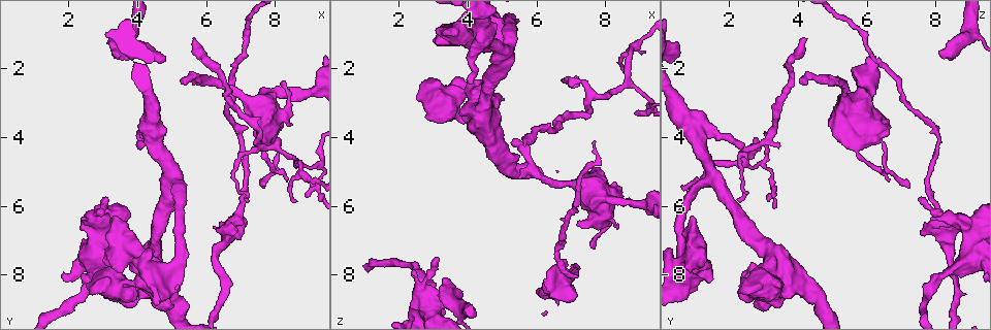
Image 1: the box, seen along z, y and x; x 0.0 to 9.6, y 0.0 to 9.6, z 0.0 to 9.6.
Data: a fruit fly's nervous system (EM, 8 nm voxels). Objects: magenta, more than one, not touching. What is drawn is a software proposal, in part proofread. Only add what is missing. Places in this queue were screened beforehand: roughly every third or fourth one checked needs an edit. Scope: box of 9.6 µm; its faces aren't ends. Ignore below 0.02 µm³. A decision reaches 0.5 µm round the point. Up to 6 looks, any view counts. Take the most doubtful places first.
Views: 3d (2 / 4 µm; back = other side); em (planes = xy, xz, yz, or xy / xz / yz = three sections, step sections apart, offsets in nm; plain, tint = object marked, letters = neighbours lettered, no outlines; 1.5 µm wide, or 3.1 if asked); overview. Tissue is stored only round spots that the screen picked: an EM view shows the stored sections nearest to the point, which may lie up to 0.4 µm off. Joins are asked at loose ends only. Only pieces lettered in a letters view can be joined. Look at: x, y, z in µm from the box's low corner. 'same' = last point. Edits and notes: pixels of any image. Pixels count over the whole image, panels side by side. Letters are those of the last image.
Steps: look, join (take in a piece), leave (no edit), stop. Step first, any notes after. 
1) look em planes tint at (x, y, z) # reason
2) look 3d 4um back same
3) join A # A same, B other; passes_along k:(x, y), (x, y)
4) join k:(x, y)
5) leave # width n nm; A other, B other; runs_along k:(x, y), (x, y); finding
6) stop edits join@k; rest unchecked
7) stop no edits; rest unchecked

look 3d 4um at (5.25, 2.35, 4.15) # long arm stops here

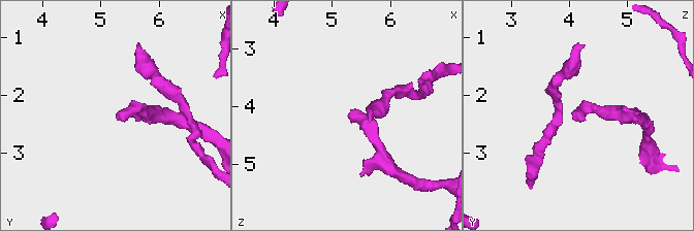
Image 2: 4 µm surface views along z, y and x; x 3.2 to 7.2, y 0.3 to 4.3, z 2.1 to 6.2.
look em planes letters at (5.25, 2.45, 4.20) # need the tissue

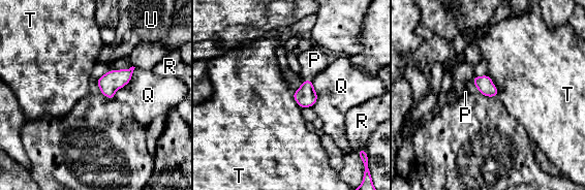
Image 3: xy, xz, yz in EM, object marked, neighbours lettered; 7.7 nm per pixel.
join P # P same, Q other, R other, T other, U other; passes_along 3:(305, 96), (307, 80), (314, 60); it goes on there

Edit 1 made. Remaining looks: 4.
look overview # see it whole again

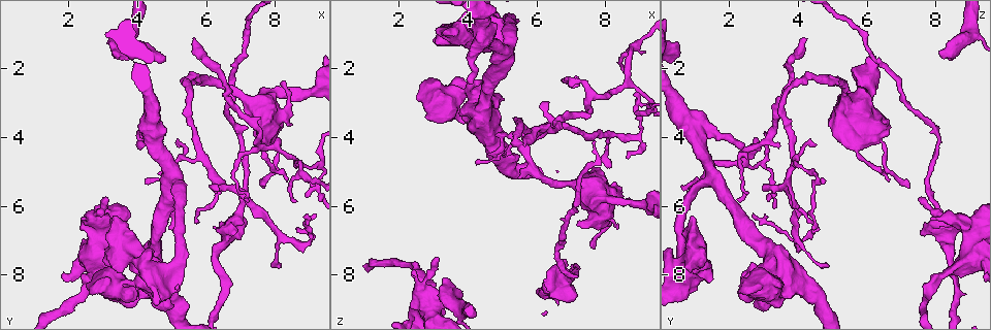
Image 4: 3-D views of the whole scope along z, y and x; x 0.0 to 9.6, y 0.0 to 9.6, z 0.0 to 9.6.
look em planes letters at (6.80, 6.85, 7.55) # branch stops here

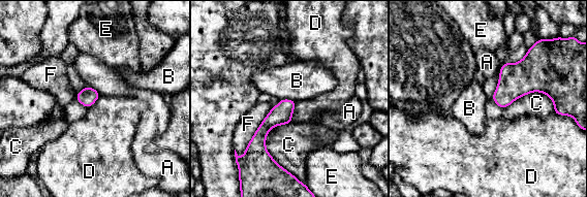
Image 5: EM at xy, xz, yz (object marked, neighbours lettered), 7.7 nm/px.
leave # A other, B other, C other, D other, E other, F other; none of them fits

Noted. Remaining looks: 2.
look 3d 2um at (2.45, 6.40, 7.80) # an open end

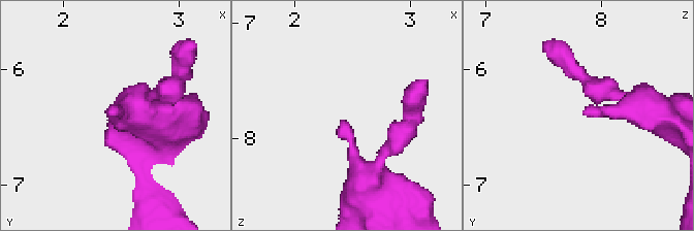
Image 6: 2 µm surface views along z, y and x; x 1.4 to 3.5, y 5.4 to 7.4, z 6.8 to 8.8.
look em planes letters at (2.44, 6.40, 7.86) # now the EM

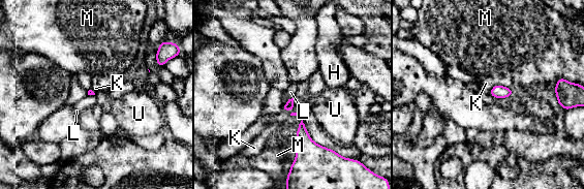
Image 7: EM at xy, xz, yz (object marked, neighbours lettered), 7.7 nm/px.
leave # H other, K other, L other, M other, U other; runs_along 7:(290, 101), (302, 120), (298, 158); no lettered piece goes on from it

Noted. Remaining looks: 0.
stop edits join@3; rest unchecked

